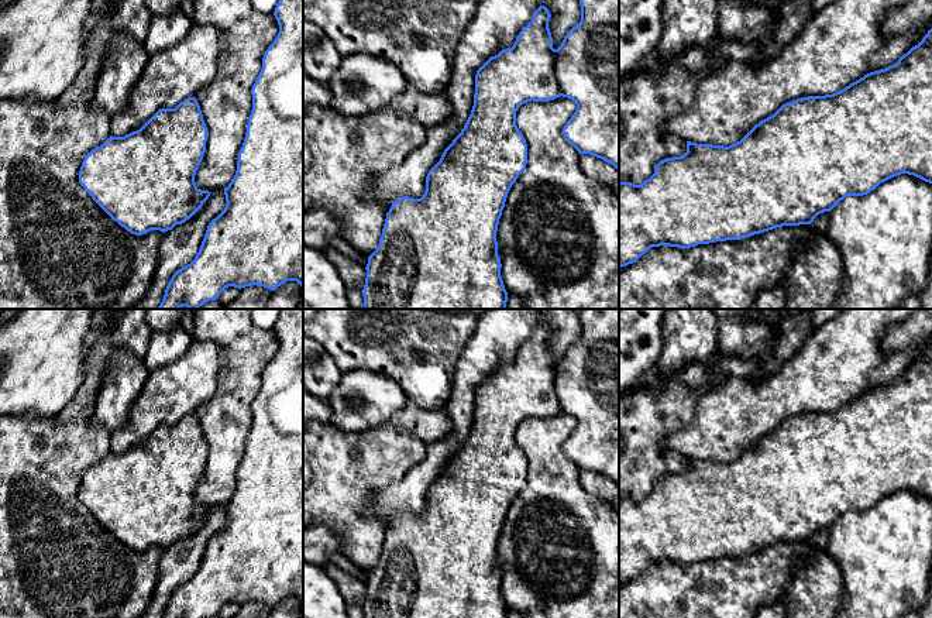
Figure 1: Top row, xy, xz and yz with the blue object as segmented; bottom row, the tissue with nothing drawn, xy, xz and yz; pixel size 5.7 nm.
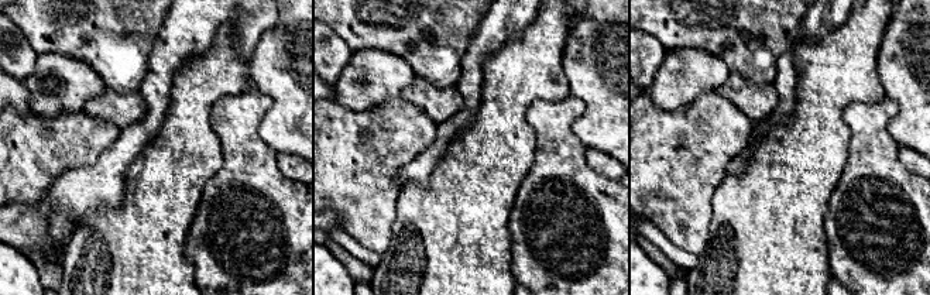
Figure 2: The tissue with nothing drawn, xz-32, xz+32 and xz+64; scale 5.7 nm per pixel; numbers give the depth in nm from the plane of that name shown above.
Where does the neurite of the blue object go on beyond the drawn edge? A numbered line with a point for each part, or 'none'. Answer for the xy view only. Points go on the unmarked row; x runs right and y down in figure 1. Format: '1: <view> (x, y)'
none

